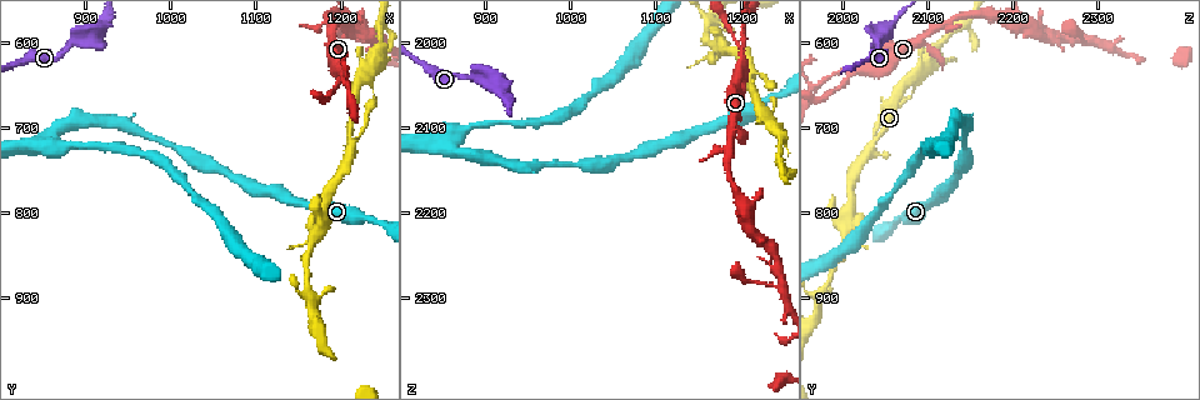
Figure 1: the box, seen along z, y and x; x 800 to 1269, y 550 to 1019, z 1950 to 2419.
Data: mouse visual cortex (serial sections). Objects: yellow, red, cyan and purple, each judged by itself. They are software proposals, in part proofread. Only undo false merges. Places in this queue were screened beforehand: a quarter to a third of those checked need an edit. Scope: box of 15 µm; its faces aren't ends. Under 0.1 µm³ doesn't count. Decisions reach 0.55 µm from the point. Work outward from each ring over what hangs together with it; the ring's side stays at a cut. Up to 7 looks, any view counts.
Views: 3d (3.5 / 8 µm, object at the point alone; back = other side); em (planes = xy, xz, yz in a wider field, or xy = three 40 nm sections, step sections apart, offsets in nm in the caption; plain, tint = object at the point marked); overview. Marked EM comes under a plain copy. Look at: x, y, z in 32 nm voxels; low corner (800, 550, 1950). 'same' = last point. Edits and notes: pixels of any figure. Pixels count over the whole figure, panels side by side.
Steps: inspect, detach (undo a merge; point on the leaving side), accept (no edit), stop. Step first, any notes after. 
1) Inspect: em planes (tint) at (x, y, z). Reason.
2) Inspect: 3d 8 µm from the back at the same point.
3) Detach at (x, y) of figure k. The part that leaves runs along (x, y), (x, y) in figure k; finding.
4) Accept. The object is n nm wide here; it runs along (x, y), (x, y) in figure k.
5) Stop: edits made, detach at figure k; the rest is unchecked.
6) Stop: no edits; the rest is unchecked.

Inspect: 3d 3.5 µm at (1200, 630, 2010). Thin arm on a thick one.

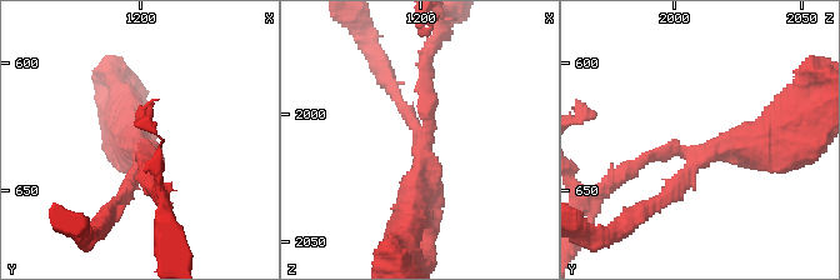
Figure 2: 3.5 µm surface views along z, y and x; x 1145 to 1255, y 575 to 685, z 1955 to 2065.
Inspect: em xy step 2 (tint) at (1200, 634, 2011). 3 arms meet here; the arms are 150, 200, 450 nm wide.

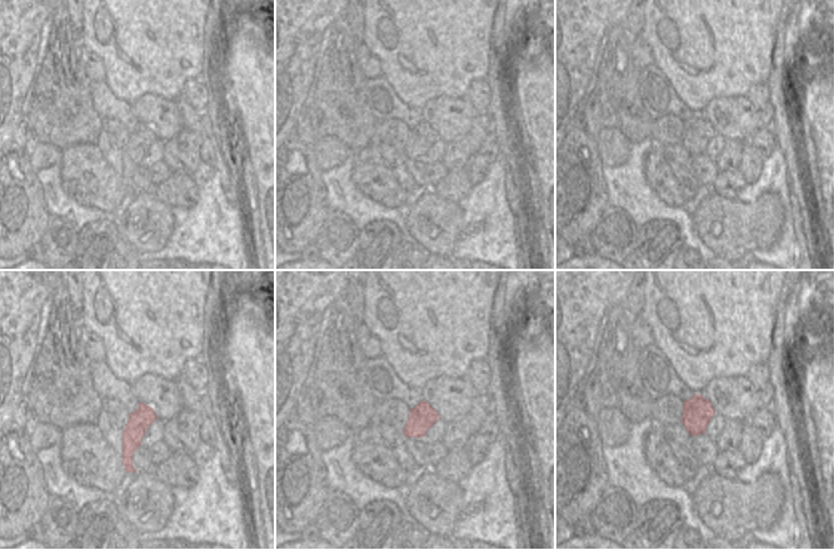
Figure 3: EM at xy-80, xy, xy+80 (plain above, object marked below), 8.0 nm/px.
Accept. It runs along (784, 144), (660, 151), (630, 171) in figure 2; continuous, no second cell.

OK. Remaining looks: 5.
Inspect: 3d 8 µm at (1180, 810, 2010). Side arm on a straight run.

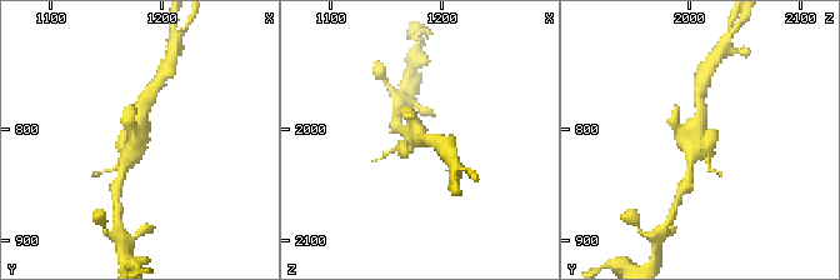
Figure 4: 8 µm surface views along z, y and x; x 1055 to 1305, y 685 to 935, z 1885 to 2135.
Inspect: em xy step 5 (tint) at (1182, 808, 2010).

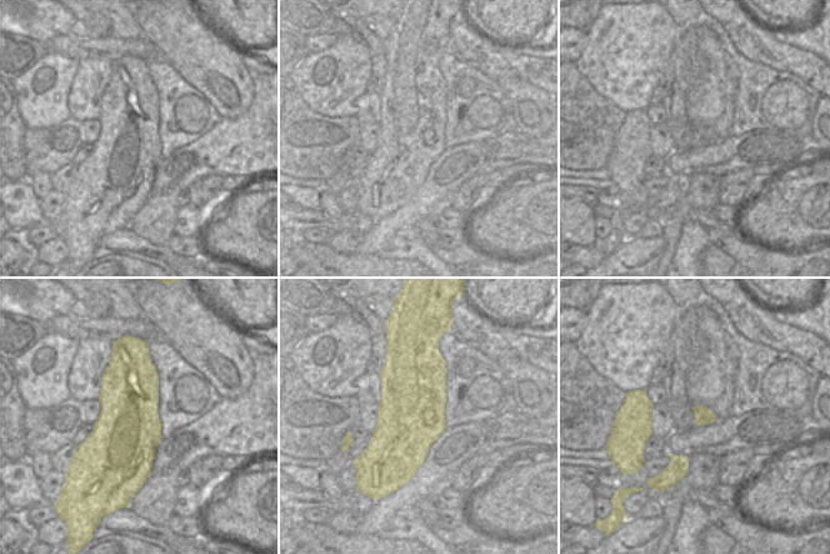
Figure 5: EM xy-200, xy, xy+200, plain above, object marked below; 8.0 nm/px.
Accept. It runs along (148, 96), (140, 138), (126, 161) in figure 4; all the same cell.

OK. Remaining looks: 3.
Inspect: 3d 3.5 µm from the back at (885, 600, 2040). Calibre changes.

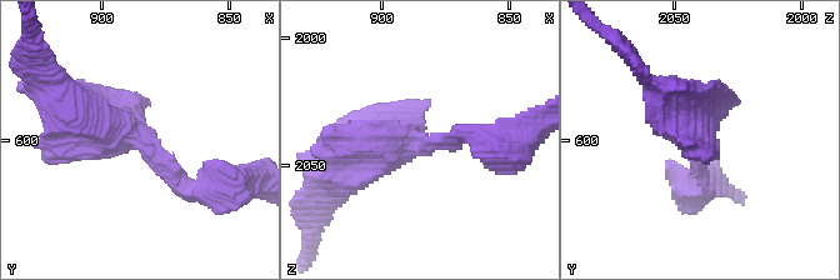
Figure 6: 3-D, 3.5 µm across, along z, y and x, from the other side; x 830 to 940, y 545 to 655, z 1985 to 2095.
Inspect: em xy step 2 (tint) at (888, 598, 2041).

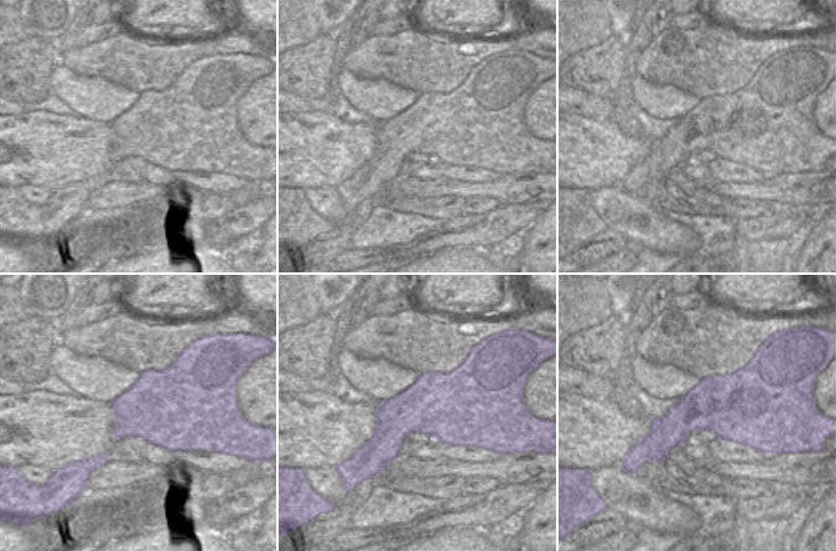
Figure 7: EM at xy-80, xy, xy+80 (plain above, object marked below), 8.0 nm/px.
Accept. The object is 550 nm wide here; it runs along (194, 190), (68, 101) in figure 6; all the same cell.

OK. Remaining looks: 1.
Stop: no edits; the rest is unchecked.

